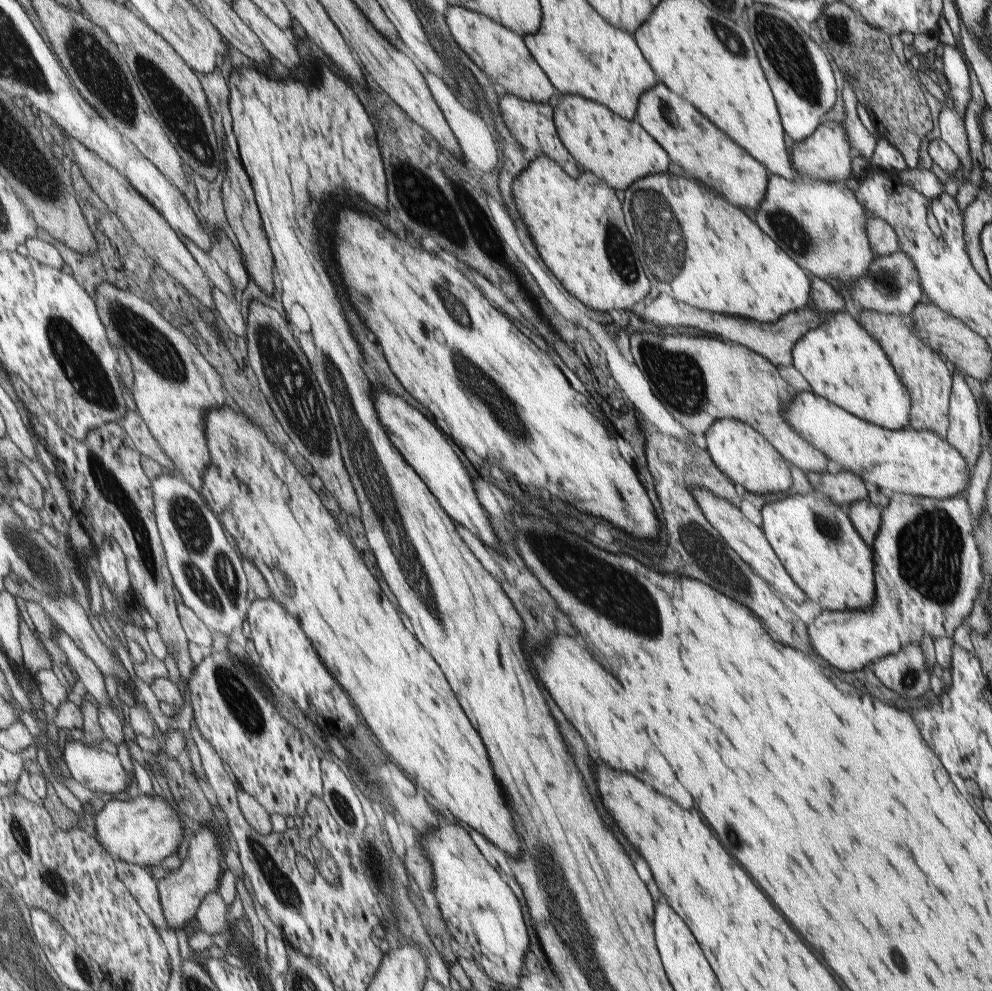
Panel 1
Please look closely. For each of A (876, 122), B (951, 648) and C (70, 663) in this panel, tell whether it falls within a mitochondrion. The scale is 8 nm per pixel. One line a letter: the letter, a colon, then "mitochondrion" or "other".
A: other
B: other
C: other

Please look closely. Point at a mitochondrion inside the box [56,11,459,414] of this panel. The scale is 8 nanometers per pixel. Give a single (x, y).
(97, 69)

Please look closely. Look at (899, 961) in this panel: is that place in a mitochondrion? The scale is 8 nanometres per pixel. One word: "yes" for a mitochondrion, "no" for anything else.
no

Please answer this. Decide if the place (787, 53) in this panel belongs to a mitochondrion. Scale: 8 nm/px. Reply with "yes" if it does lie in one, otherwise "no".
yes

